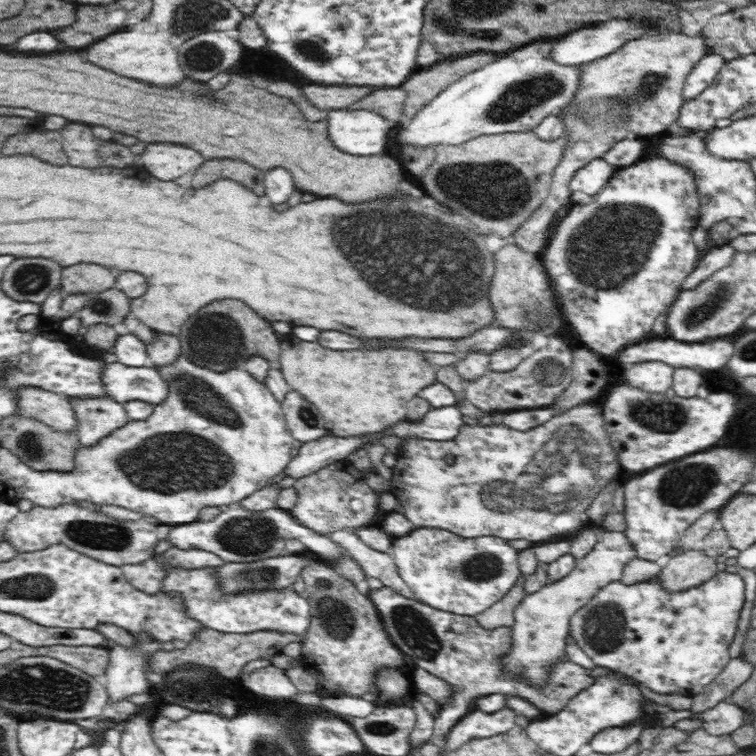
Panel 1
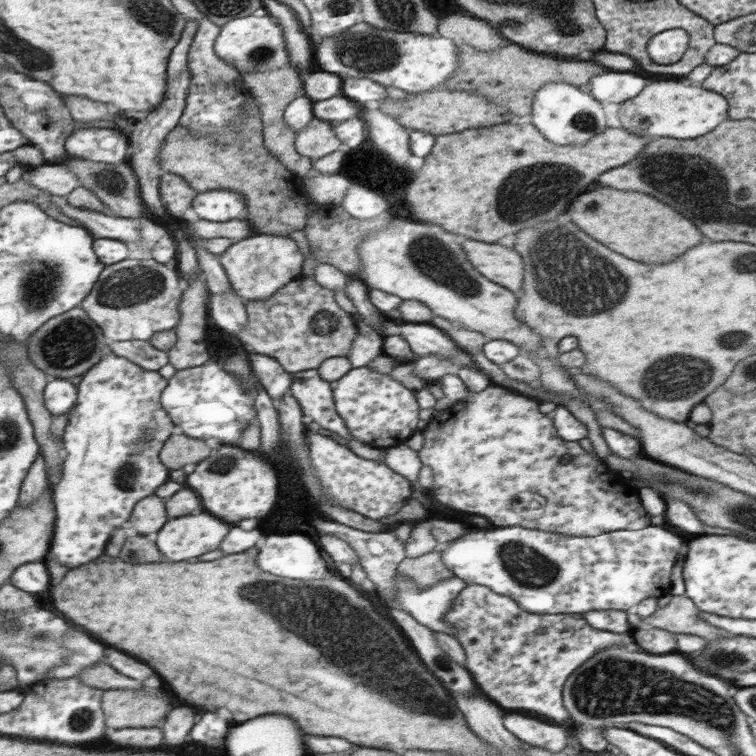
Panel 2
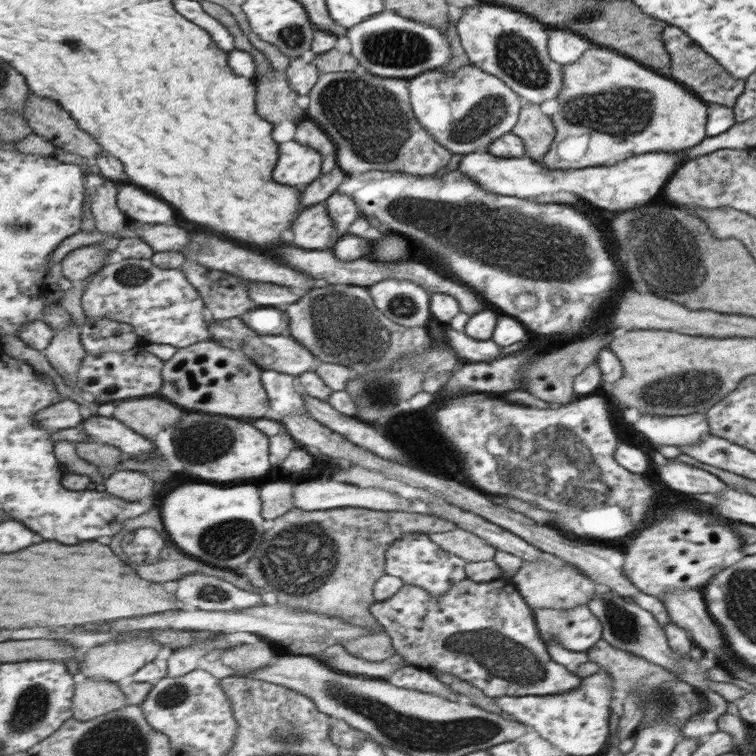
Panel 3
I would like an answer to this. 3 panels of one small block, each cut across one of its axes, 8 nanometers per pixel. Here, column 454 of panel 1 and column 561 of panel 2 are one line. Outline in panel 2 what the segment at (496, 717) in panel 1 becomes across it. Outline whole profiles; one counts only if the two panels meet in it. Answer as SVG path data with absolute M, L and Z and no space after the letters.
M505 712L503 726L516 738L524 743L540 748L550 748L549 751L560 752L569 743L570 730L560 724L542 722L542 718L528 718L519 712Z

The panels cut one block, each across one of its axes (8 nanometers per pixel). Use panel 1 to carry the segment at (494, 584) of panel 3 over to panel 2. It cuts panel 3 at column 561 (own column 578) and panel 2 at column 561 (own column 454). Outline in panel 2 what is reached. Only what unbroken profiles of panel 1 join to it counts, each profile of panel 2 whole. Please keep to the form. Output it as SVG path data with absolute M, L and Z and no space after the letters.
M467 584L453 600L451 610L447 612L444 622L455 628L453 637L465 650L466 664L464 668L473 677L478 690L496 703L505 712L519 712L530 716L548 716L552 724L566 724L570 728L570 713L563 700L563 688L574 670L582 667L594 655L605 648L616 644L632 644L627 646L631 651L639 650L639 645L632 640L632 634L614 634L598 628L592 628L588 621L575 614L536 614L522 608L512 597L492 592L491 588L479 584Z

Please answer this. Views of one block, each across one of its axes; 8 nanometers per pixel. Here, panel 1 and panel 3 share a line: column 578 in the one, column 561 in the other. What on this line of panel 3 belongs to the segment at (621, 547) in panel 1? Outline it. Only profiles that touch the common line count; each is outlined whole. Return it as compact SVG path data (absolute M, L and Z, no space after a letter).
M548 554L547 558L534 562L523 562L512 578L512 584L521 592L532 610L553 608L566 610L578 605L586 605L592 598L597 584L586 574L577 571L559 557Z

